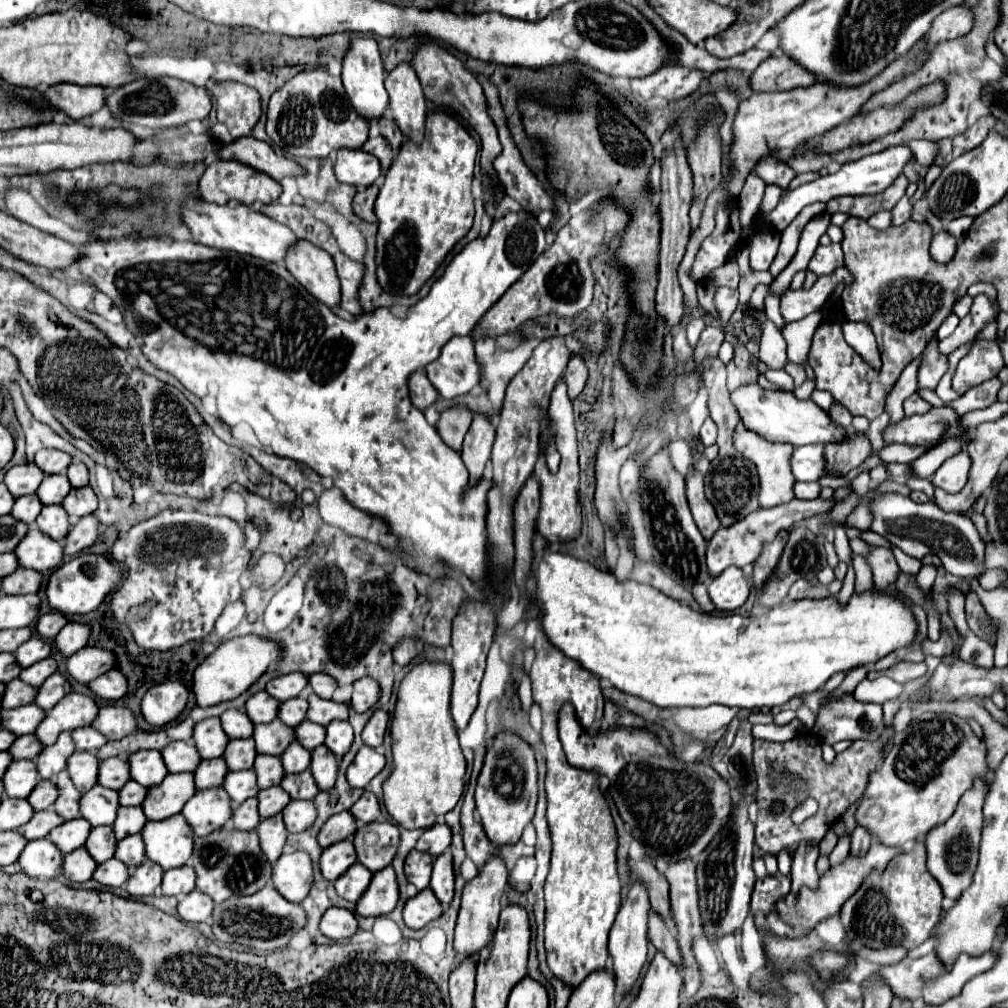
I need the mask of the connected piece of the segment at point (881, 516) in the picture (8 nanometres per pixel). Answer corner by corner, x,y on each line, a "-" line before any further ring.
900,493
876,495
870,503
870,513
874,517
870,529
890,539
906,555
924,559
926,553
934,553
942,559
946,573
956,577
982,577
986,573
986,543
968,517
960,513
948,513
932,501
914,503
910,497
904,497

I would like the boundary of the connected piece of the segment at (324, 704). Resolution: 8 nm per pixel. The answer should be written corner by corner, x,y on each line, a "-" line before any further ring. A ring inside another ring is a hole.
316,693
308,697
310,709
308,709
308,719
318,723
318,725
328,725
334,719
348,719
348,705
346,703
336,703
336,701
326,701
320,699

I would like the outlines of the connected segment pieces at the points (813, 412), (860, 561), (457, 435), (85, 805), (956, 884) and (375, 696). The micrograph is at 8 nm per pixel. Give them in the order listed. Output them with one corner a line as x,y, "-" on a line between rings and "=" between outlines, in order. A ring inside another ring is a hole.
750,383
732,391
730,401
734,403
744,427
758,433
766,441
780,441
800,447
808,443
840,441
840,437
844,437
844,429
832,423
826,411
822,411
814,401
800,401
794,393
770,391
762,389
758,383
=
852,555
852,567
854,567
854,573
856,573
856,591
866,591
866,589
872,589
874,587
874,581
872,581
872,569
868,565
868,561
862,557
862,555
=
454,405
440,413
436,423
436,431
444,439
444,443
456,451
460,451
462,439
468,433
472,423
472,411
466,405
=
94,785
80,799
80,815
88,819
92,827
112,825
116,821
118,807
120,807
118,791
102,785
=
976,781
974,789
970,793
964,793
960,799
956,813
950,817
948,823
938,825
926,835
926,847
928,847
928,871
936,877
936,881
942,885
944,897
958,901
962,891
970,887
972,875
978,865
978,843
980,843
980,829
982,829
982,805
988,789
982,781
=
362,677
360,681
354,683
354,695
352,695
352,707
358,713
368,711
374,707
380,699
380,685
372,677

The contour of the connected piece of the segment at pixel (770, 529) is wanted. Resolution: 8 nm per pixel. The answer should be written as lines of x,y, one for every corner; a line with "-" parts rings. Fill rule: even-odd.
794,499
794,501
788,501
784,505
776,505
772,509
762,509
762,511
754,511
754,513
748,513
744,519
736,521
734,525
728,525
728,527
720,527
718,533
710,539
708,543
708,553
706,553
706,563
708,563
708,571
710,575
720,575
726,567
730,565
736,565
736,567
744,567
744,565
750,565
758,559
758,555
762,553
762,547
764,547
764,541
772,541
778,531
782,529
790,529
792,525
800,523
802,519
806,517
812,517
812,515
822,515
822,513
828,513
832,507
836,505
834,499
812,499
812,501
802,501
802,499

